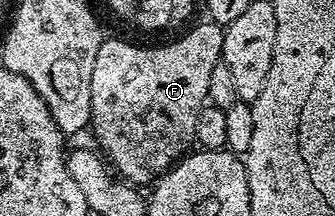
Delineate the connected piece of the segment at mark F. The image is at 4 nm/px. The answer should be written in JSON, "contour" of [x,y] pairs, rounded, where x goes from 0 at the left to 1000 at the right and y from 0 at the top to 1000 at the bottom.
{"contour":[[[606,93],[606,116],[591,116],[582,134],[558,130],[534,190],[519,190],[510,208],[472,208],[463,227],[421,227],[412,208],[397,208],[388,190],[328,190],[307,185],[296,245],[287,250],[287,292],[275,310],[275,458],[269,463],[269,569],[266,593],[281,597],[281,634],[293,648],[290,685],[322,731],[325,759],[343,764],[355,824],[373,829],[403,866],[445,861],[472,833],[522,745],[534,741],[546,718],[570,704],[573,676],[582,667],[579,630],[585,625],[585,532],[597,532],[603,491],[621,468],[621,380],[633,347],[633,310],[645,310],[645,292],[663,273],[663,162],[666,120],[642,116],[636,97]]]}

